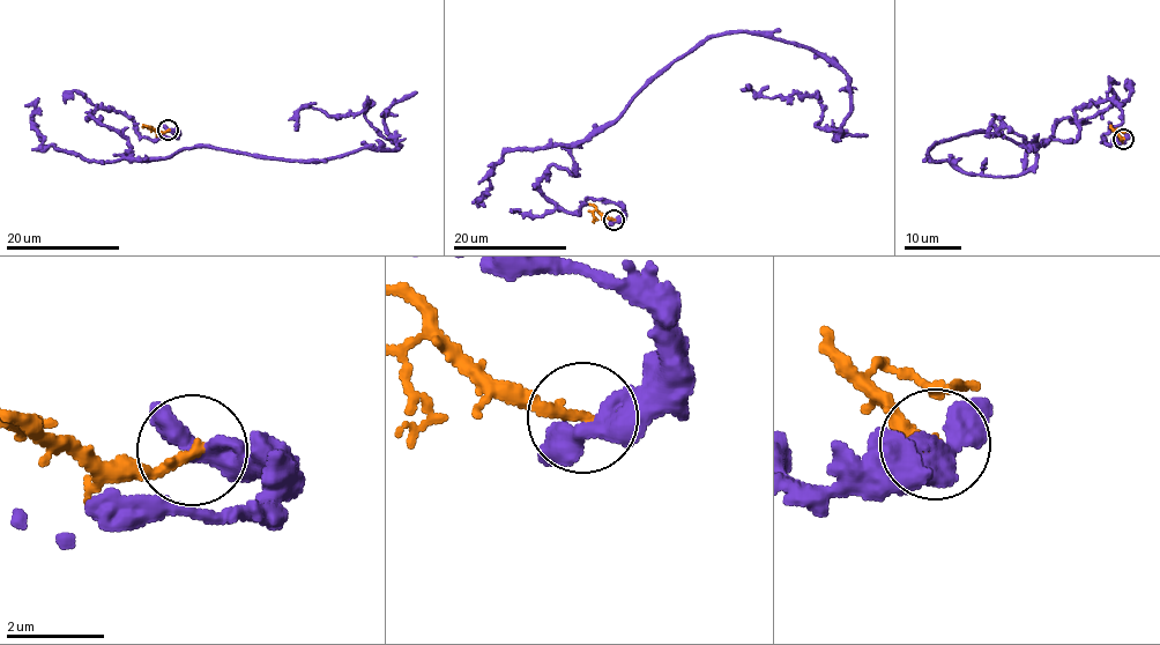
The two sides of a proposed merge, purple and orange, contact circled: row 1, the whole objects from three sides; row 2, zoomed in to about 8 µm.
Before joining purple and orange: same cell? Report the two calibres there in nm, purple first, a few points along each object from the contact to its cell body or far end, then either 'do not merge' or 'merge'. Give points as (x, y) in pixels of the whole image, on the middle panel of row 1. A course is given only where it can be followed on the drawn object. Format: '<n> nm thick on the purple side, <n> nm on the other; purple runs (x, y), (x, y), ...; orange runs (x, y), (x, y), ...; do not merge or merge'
440 nm thick on the purple side, 200 nm on the other; purple runs (614, 220), (540, 177), (713, 36), (812, 47), (850, 115), (746, 84); orange runs (614, 220), (595, 210), (593, 223); do not merge

